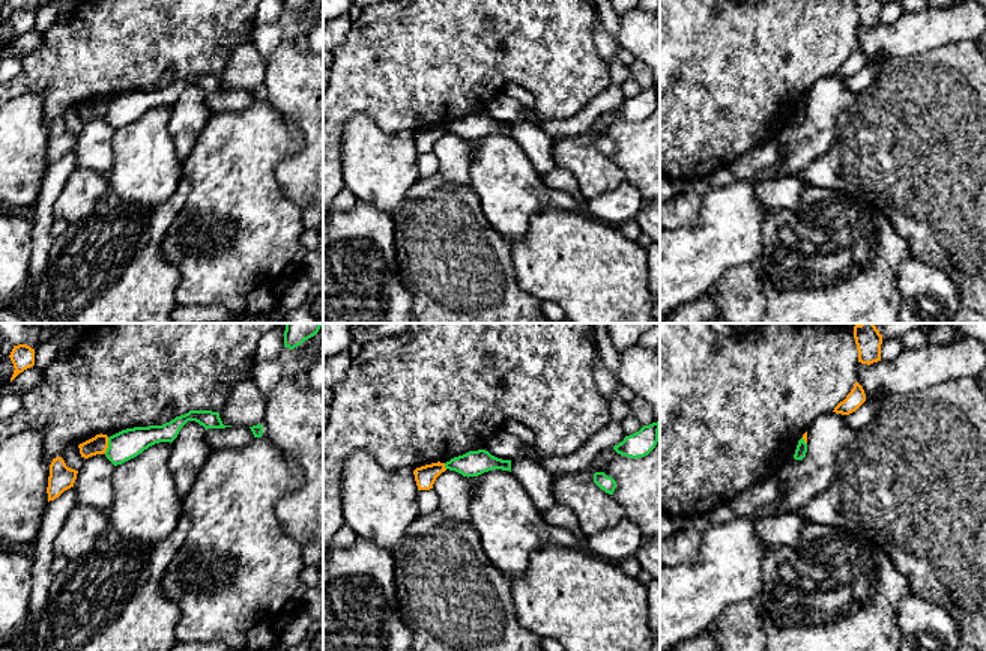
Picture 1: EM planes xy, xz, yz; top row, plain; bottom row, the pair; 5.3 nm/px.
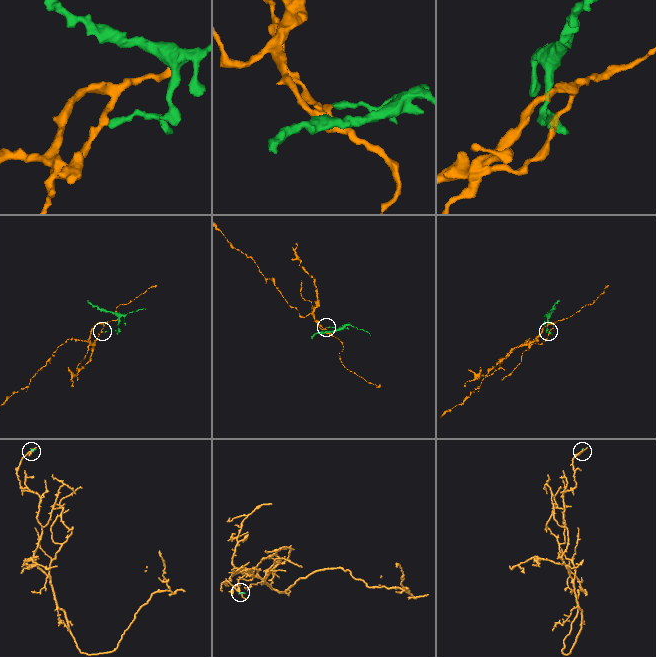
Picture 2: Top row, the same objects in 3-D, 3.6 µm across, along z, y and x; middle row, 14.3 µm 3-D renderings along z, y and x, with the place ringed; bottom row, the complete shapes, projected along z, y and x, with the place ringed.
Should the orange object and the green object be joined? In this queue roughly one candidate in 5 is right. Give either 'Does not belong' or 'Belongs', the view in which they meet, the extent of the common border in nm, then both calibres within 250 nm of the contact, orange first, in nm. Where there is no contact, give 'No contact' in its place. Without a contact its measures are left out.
Does not belong. Touches orange in xy. Shared border 90 nm. Thickness 100 nm (orange) against 160 nm

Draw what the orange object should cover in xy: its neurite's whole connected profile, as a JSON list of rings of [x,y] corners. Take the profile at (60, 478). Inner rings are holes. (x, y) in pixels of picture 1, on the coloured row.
[[[62,457],[53,459],[48,477],[48,502],[59,498],[65,490],[74,487],[78,471],[66,466]]]

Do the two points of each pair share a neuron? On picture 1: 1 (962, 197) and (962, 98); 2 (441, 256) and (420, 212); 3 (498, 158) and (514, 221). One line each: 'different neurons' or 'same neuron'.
1: same neuron
2: same neuron
3: same neuron

